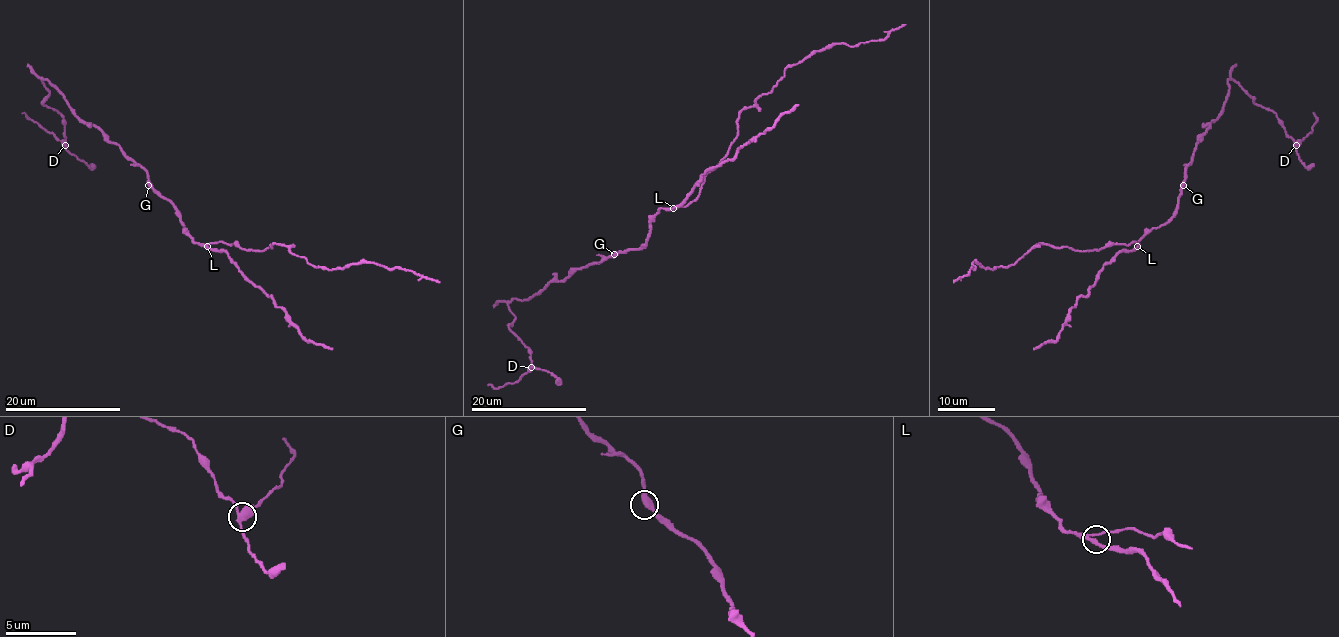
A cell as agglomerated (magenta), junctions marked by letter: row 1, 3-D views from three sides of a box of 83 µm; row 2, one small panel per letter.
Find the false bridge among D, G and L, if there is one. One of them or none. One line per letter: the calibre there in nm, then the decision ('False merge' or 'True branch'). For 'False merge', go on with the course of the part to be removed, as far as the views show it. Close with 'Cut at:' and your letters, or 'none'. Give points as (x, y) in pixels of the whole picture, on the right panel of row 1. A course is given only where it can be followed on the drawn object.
D: Thickness 360 nm. False merge. Course of the part to remove: (1296, 145), (1312, 131), (1317, 120), (1314, 113)
G: Thickness 400 nm. True branch
L: Thickness 240 nm. True branch
Cut at: D

